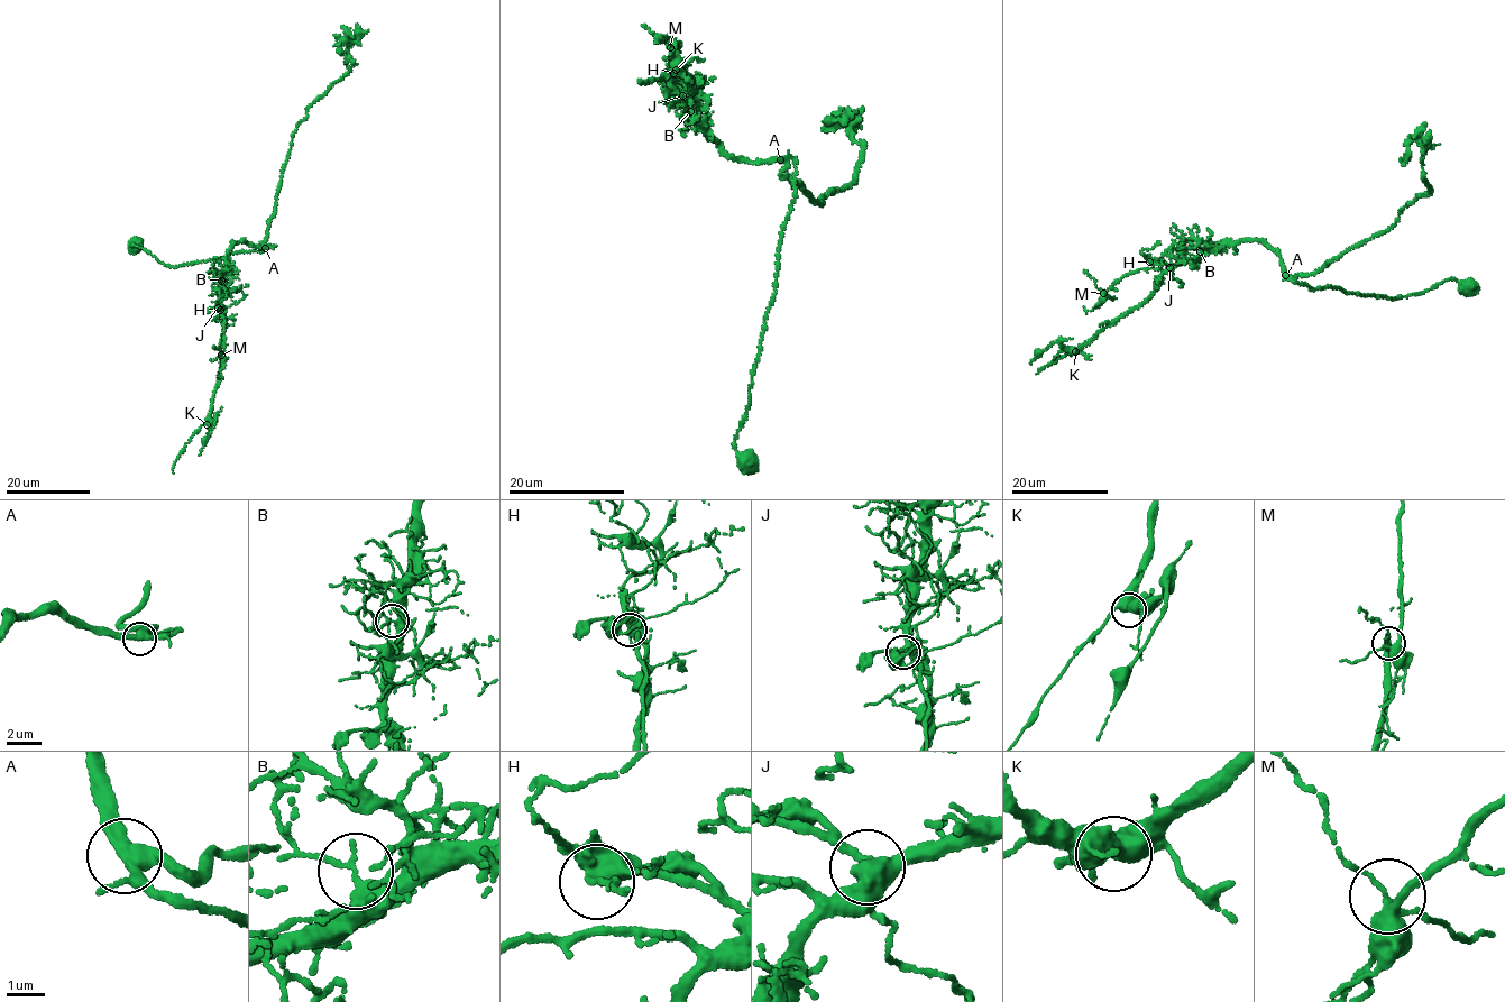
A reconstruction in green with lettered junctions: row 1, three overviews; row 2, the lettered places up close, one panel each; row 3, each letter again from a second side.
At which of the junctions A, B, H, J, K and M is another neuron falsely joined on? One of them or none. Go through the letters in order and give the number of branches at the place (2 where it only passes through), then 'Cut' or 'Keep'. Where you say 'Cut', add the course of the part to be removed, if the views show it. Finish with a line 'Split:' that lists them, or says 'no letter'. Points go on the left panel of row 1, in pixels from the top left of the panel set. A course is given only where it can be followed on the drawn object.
A: Branches: 3. Keep
B: Branches: 2. Keep
H: Branches: 3. Keep
J: Branches: 3. Keep
K: Branches: 3. Keep
M: Branches: 4. Keep
Split: no letter

